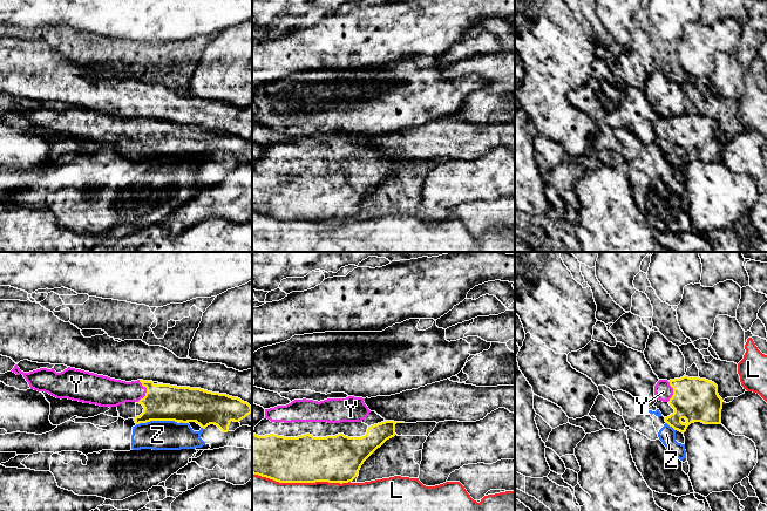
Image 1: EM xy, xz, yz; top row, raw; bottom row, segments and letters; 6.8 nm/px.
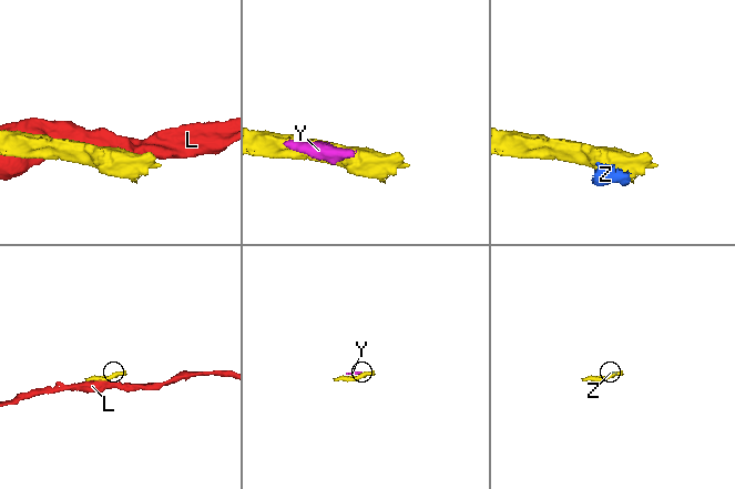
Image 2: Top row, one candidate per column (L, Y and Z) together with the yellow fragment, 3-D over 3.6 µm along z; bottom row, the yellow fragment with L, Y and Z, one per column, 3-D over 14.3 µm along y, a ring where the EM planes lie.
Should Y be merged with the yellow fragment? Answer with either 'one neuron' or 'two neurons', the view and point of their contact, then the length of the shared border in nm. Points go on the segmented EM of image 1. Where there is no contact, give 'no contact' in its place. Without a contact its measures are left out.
one neuron; meets yellow in xy at (147, 392); contact 160 nm long

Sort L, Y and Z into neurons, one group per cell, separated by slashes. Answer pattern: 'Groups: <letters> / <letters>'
Groups: L / Y / Z

